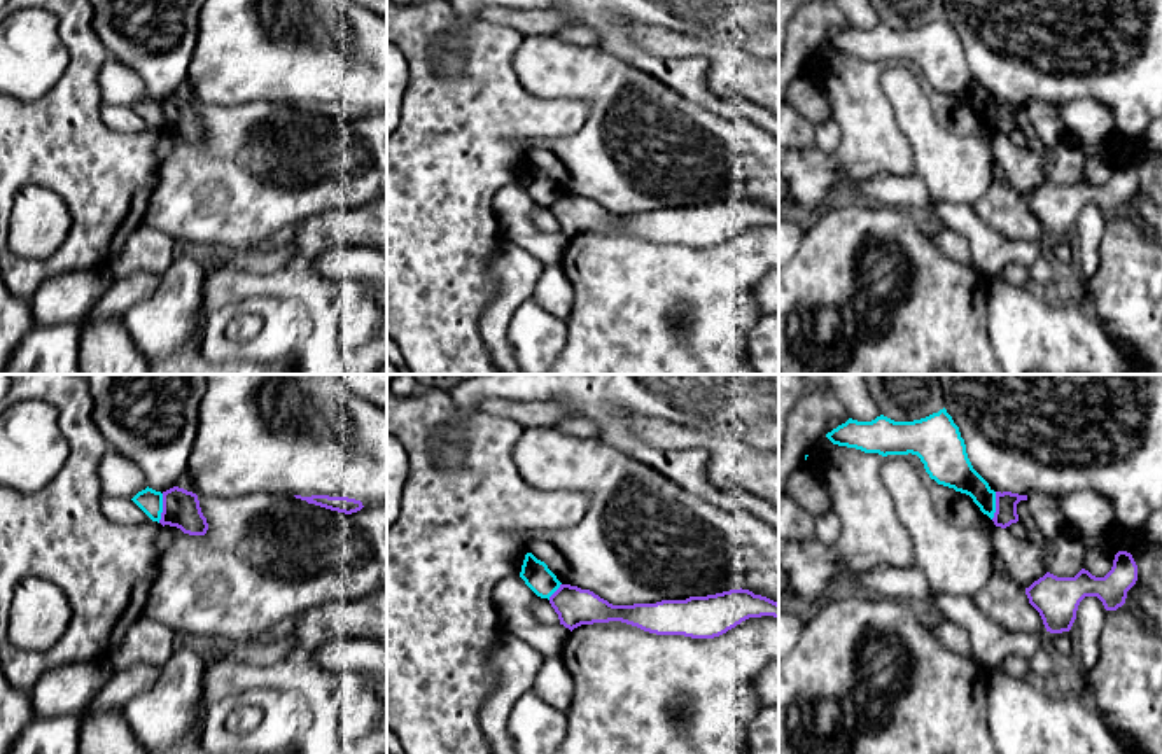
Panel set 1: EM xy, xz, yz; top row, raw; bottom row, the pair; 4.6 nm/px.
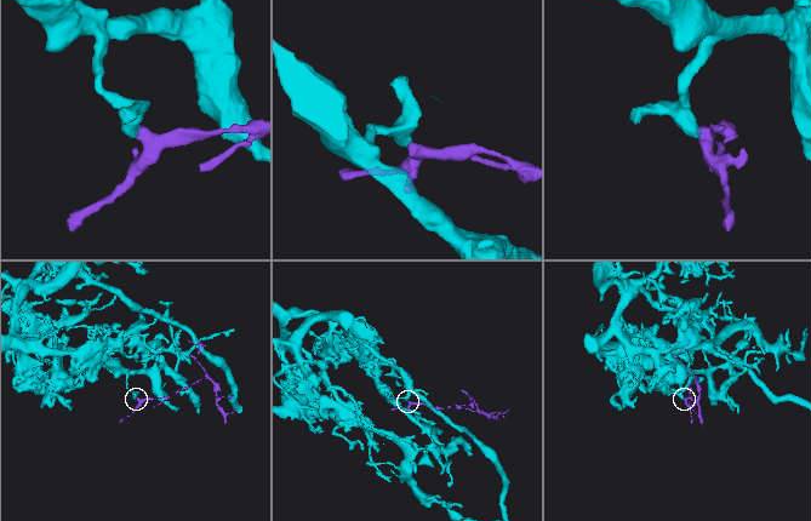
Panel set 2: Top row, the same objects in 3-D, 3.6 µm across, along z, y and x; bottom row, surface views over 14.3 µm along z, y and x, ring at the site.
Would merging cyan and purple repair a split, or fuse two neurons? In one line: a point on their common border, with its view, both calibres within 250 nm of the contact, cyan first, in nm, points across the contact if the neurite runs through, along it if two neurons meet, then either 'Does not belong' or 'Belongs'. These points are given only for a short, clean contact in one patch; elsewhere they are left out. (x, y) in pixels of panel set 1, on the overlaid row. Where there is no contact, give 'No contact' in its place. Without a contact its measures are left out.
Touches cyan at xy (161, 508). Thickness 110 nm (cyan) against 170 nm. Boundary: xy (163, 494), (163, 511), (158, 522). Does not belong

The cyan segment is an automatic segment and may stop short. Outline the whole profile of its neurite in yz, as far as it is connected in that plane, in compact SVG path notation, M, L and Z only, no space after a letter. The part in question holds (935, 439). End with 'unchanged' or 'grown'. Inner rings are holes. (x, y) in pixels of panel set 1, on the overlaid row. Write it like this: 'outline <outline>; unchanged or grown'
outline M947 409L914 422L894 422L884 415L872 422L849 418L826 437L838 446L864 453L917 455L938 485L966 493L990 520L996 513L996 492L973 469L964 439Z; unchanged

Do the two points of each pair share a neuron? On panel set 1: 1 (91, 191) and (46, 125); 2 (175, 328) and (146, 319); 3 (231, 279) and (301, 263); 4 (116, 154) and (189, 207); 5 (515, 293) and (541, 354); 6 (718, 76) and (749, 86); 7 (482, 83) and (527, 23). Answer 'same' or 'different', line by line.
1: same
2: same
3: same
4: different
5: different
6: same
7: different

